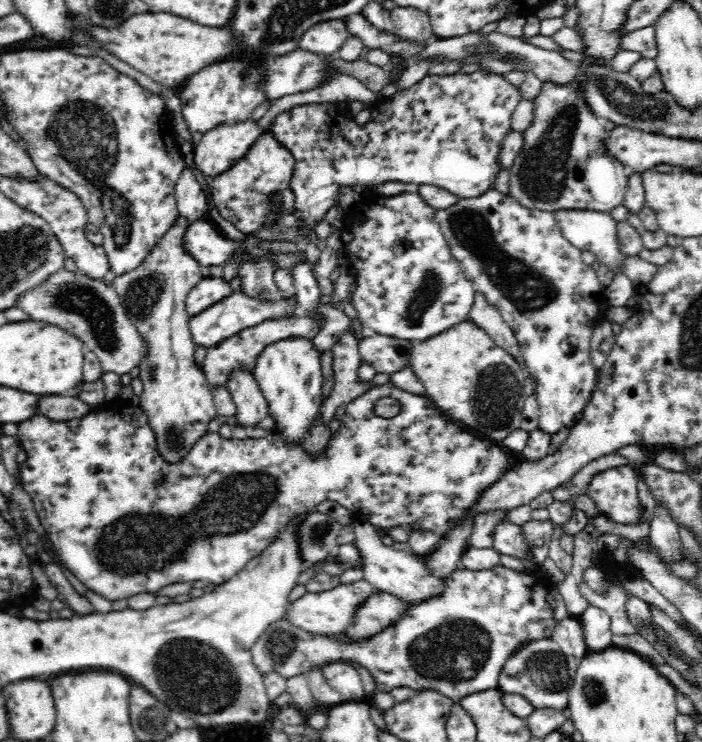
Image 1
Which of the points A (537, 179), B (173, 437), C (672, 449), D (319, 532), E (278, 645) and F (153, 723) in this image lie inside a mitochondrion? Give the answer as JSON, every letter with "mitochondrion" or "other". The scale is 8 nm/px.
{"A":"mitochondrion","B":"mitochondrion","C":"other","D":"mitochondrion","E":"mitochondrion","F":"mitochondrion"}

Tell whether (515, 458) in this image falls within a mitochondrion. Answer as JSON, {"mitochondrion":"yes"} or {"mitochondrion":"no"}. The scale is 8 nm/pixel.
{"mitochondrion":"no"}

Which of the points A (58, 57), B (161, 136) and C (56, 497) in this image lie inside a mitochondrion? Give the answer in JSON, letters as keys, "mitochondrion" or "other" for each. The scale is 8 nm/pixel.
{"A":"other","B":"other","C":"other"}

